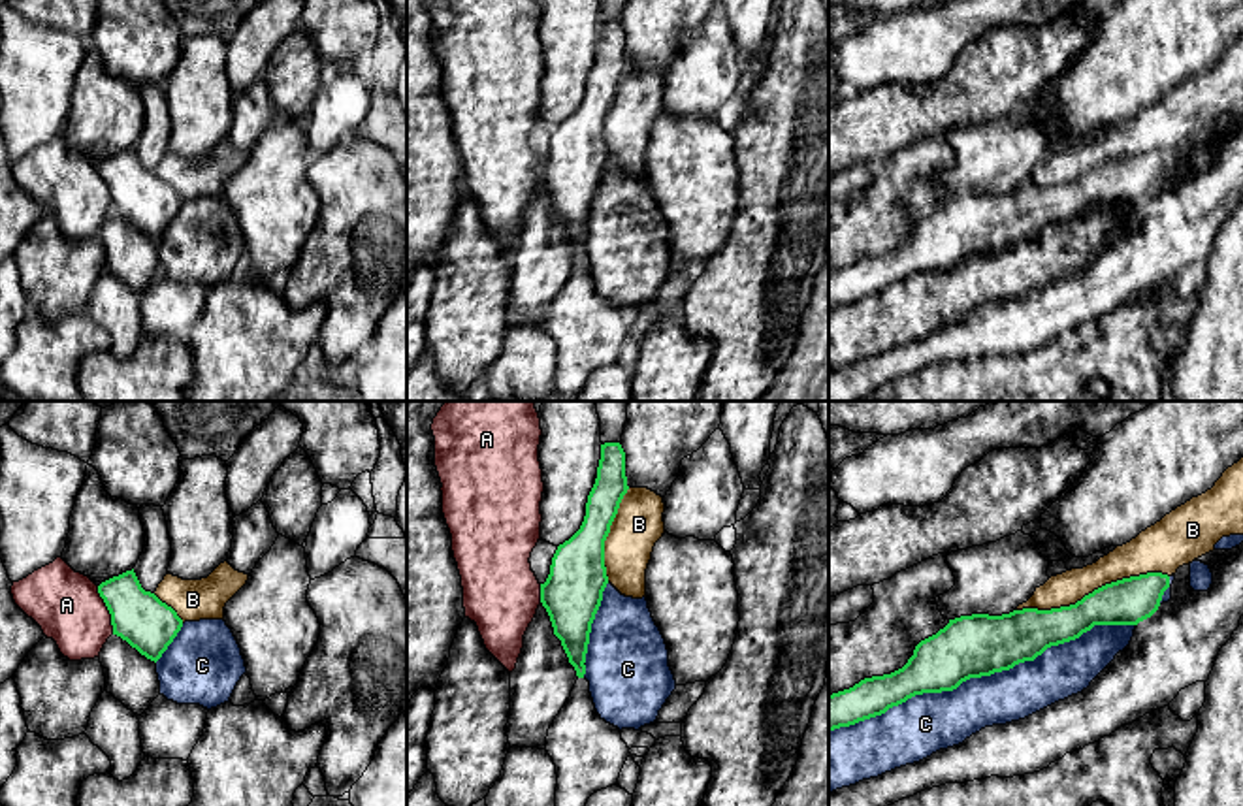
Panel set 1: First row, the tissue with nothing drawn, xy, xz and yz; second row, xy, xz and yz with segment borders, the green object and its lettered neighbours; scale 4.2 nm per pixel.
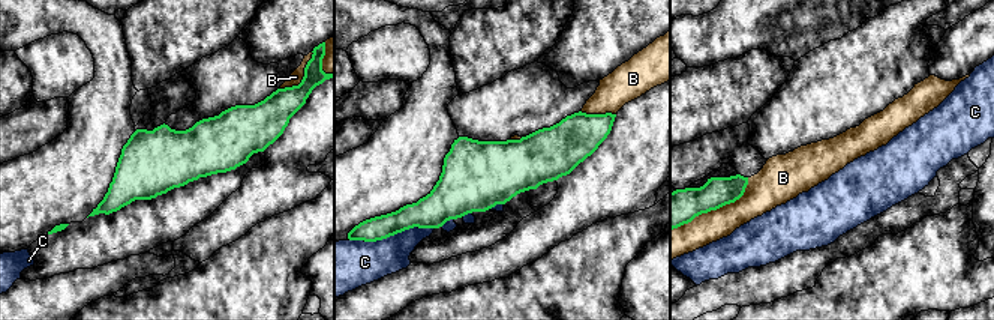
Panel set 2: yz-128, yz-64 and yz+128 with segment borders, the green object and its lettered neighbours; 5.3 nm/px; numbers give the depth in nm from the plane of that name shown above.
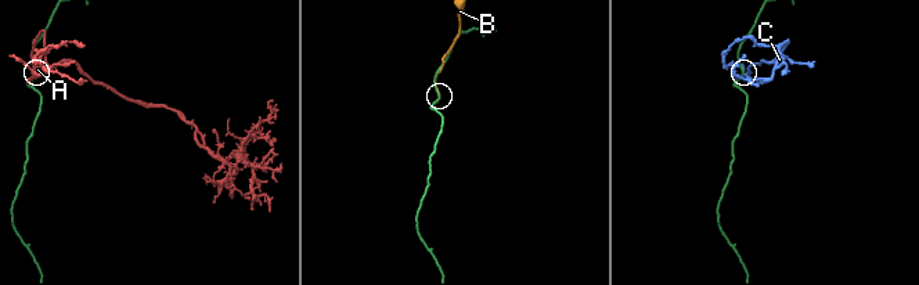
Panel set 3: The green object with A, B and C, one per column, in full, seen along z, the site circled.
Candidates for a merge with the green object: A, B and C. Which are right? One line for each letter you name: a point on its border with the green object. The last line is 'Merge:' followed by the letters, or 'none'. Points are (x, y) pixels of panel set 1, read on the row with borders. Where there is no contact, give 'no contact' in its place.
Merge: none

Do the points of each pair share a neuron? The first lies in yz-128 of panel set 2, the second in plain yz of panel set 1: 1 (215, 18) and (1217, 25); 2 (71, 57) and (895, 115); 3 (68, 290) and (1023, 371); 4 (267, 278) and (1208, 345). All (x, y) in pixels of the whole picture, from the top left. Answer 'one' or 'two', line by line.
1: two
2: two
3: two
4: two

